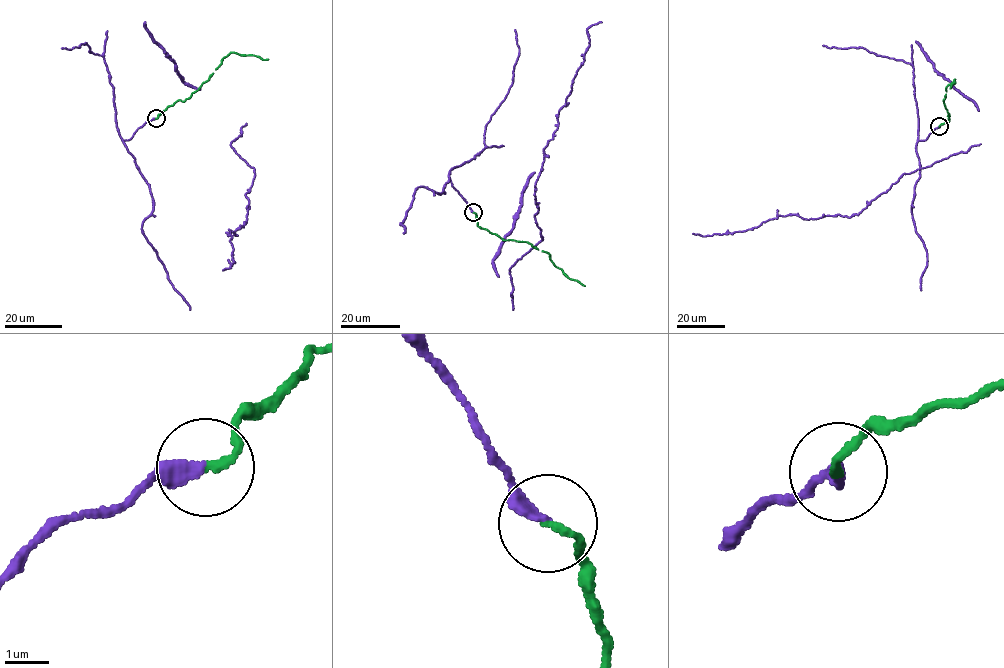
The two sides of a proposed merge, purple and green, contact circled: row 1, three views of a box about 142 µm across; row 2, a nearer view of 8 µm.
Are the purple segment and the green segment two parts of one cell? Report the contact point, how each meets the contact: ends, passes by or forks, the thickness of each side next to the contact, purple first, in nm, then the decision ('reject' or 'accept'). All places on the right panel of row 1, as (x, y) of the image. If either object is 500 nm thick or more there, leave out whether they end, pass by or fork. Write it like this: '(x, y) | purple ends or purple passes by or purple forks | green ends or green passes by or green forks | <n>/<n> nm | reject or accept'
(939, 126) | purple ends | green ends | 300/170 nm | accept

